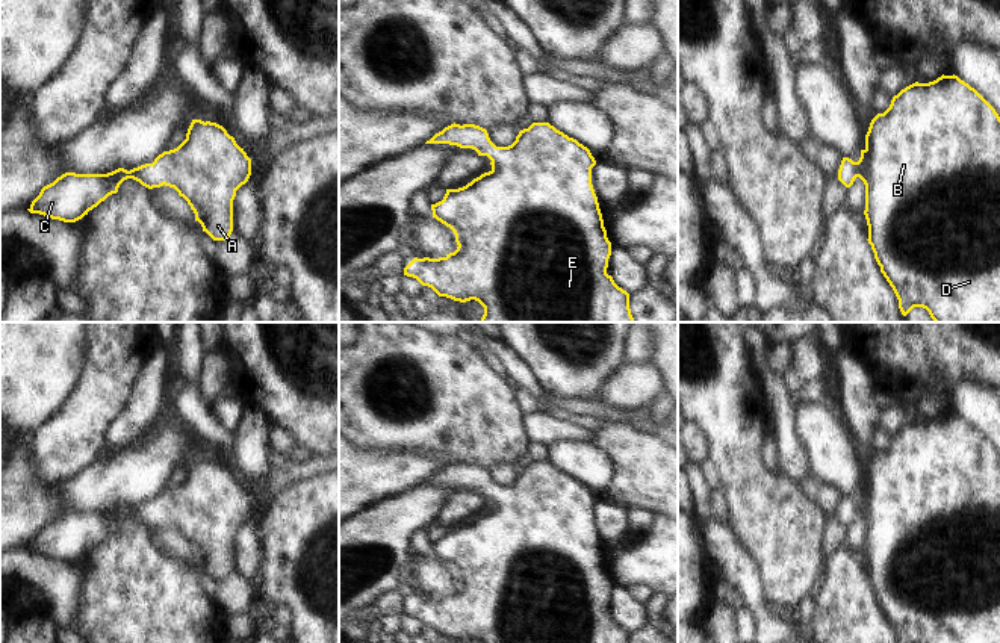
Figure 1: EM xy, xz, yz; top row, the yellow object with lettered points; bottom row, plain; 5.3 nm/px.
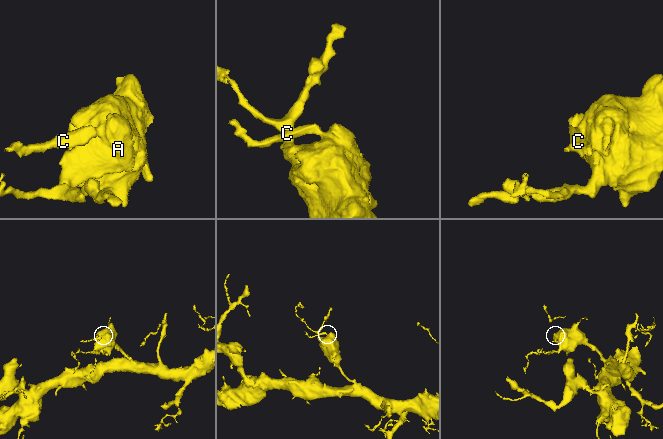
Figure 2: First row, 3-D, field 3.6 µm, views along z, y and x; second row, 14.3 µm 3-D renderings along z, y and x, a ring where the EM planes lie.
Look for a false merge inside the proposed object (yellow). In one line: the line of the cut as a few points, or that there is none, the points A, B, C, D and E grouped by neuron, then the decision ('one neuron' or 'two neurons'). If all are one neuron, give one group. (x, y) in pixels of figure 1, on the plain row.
no cut; A B C D E; one neuron

